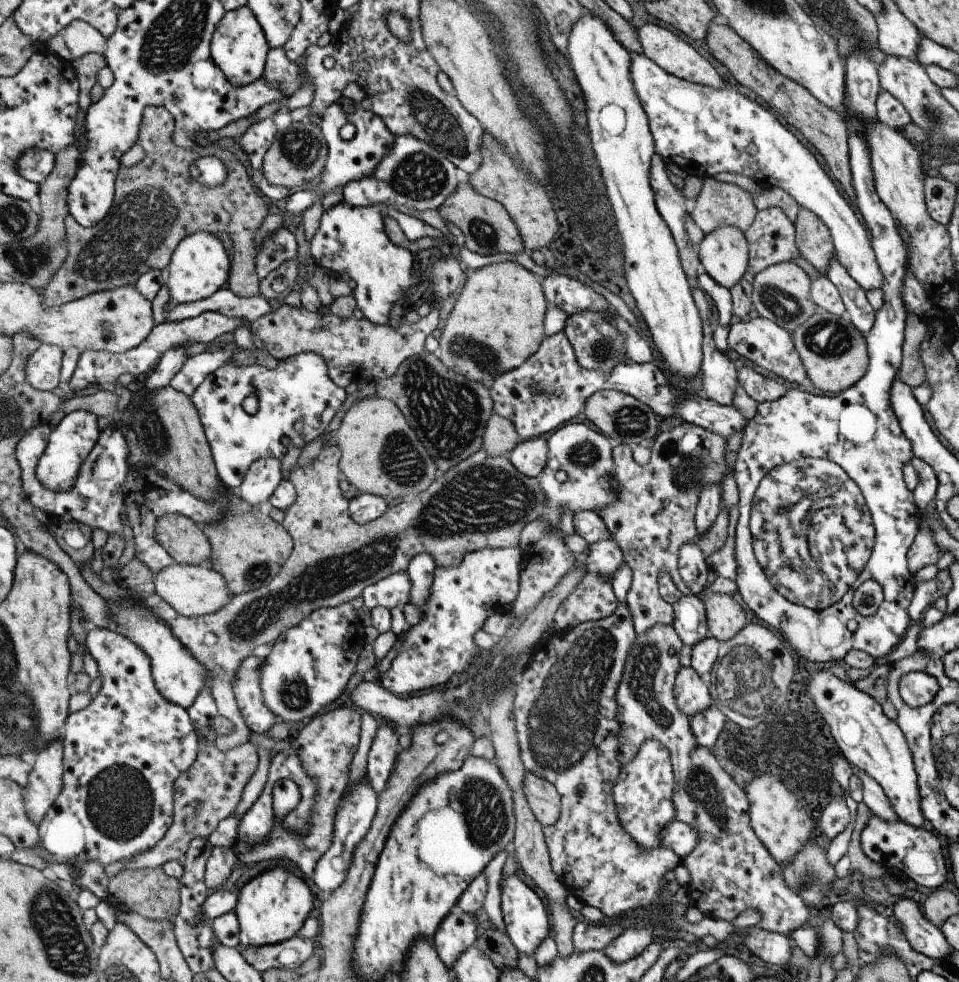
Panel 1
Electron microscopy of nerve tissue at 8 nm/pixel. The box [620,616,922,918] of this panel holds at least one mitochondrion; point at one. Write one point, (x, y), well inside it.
(747, 683)

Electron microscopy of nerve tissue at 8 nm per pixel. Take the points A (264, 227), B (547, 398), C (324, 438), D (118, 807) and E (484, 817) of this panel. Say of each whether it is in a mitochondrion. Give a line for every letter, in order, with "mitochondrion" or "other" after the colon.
A: other
B: other
C: other
D: mitochondrion
E: mitochondrion

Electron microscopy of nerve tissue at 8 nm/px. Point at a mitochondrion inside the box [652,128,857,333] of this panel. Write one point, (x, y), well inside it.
(786, 307)

